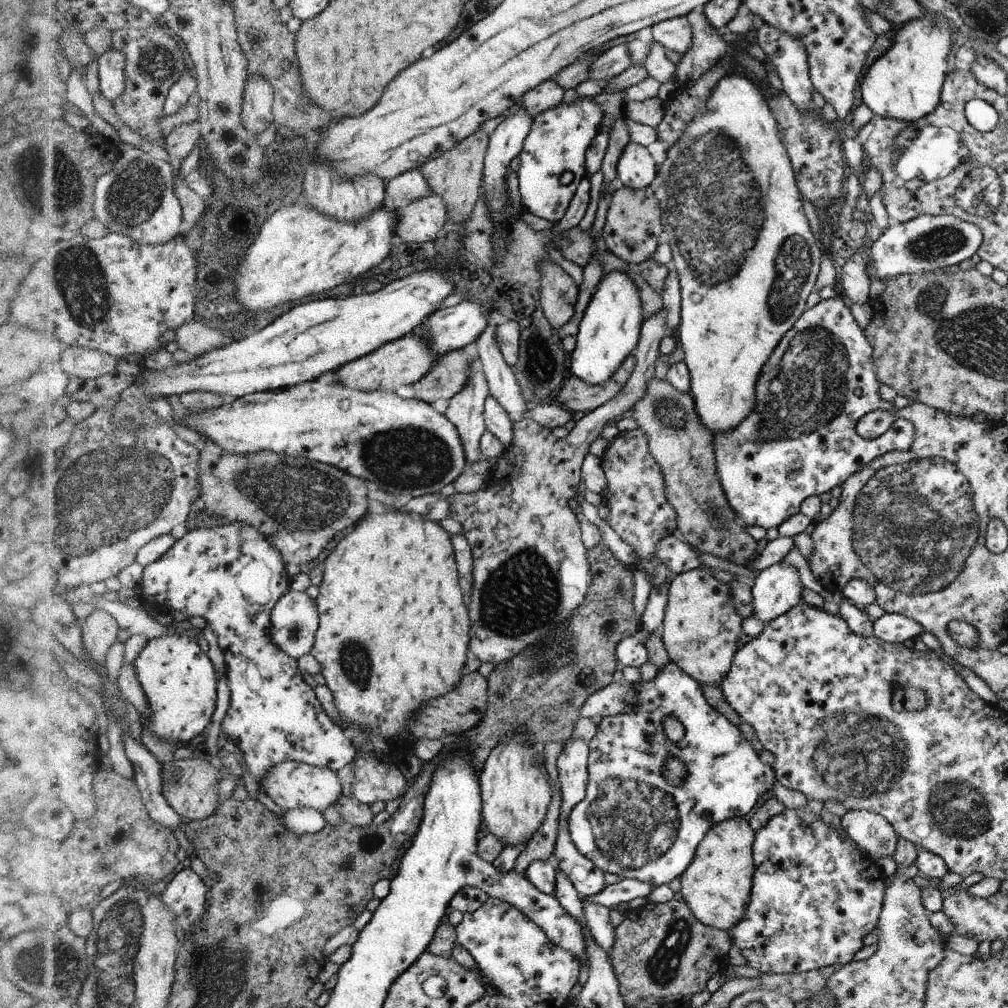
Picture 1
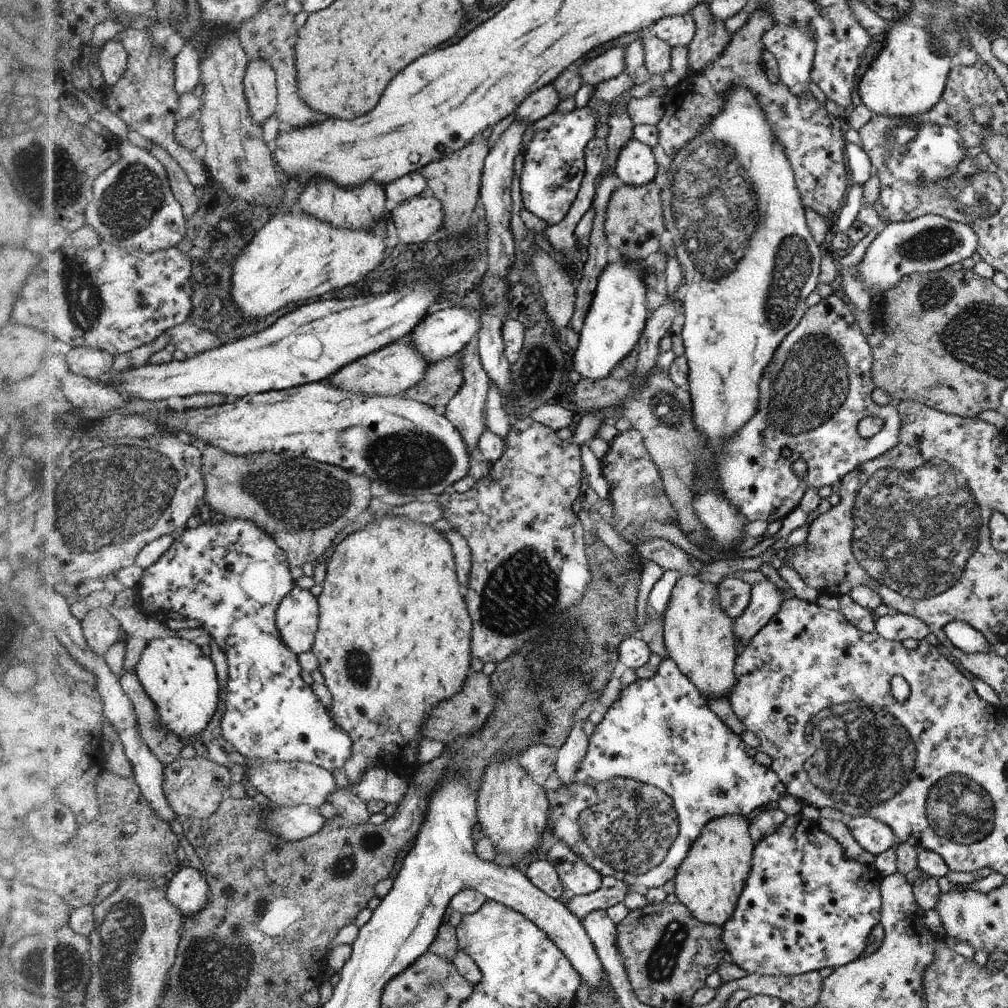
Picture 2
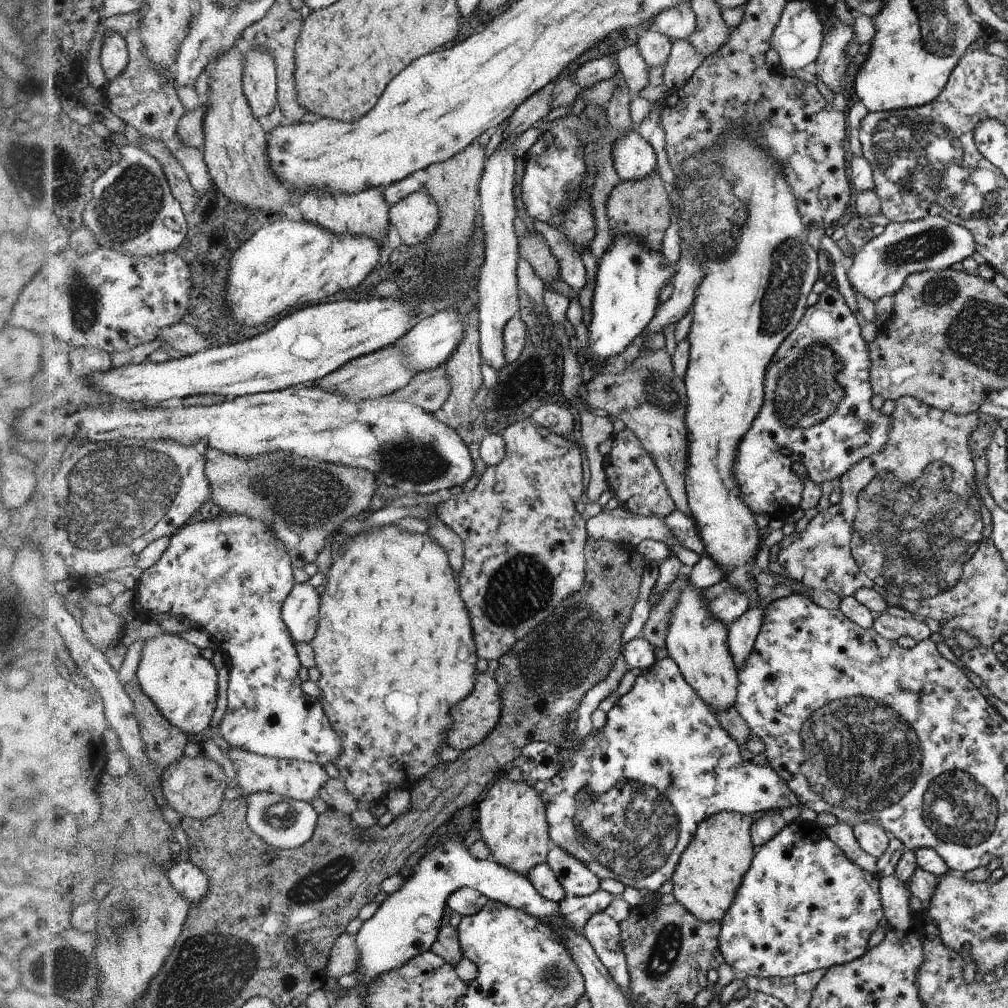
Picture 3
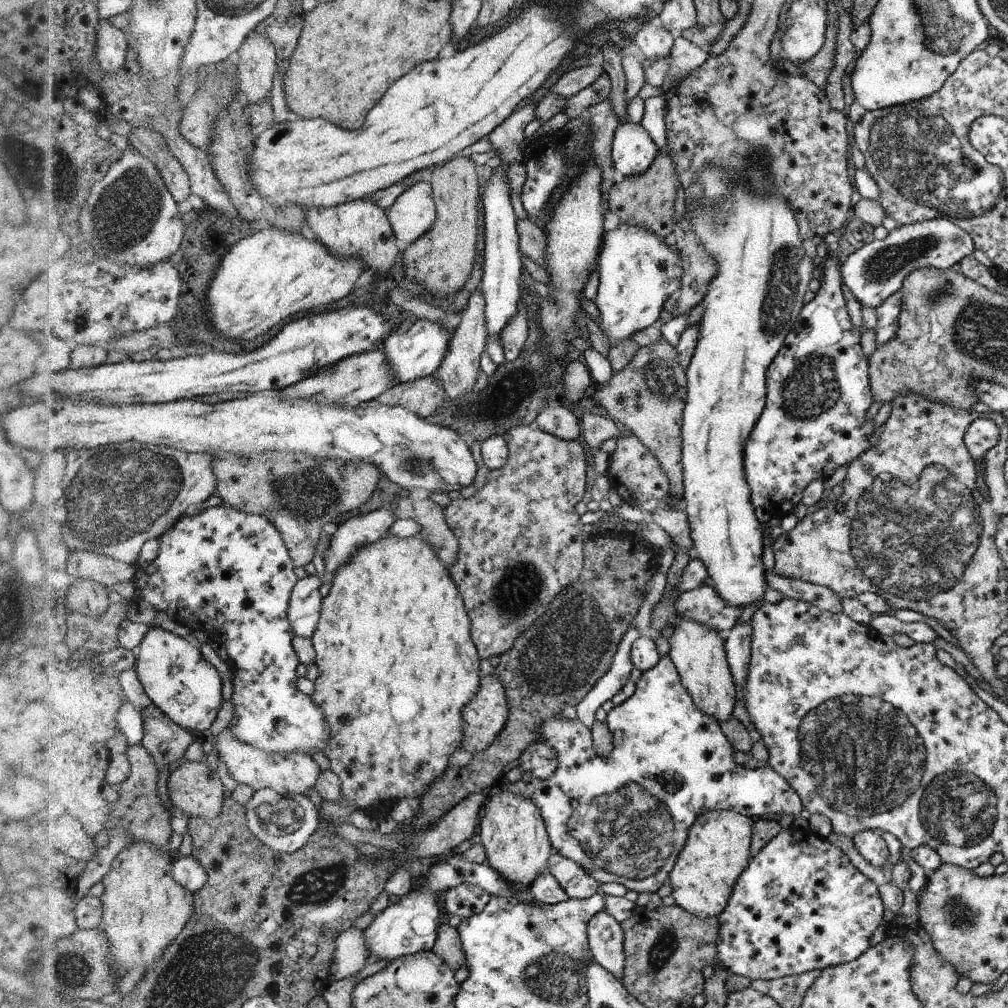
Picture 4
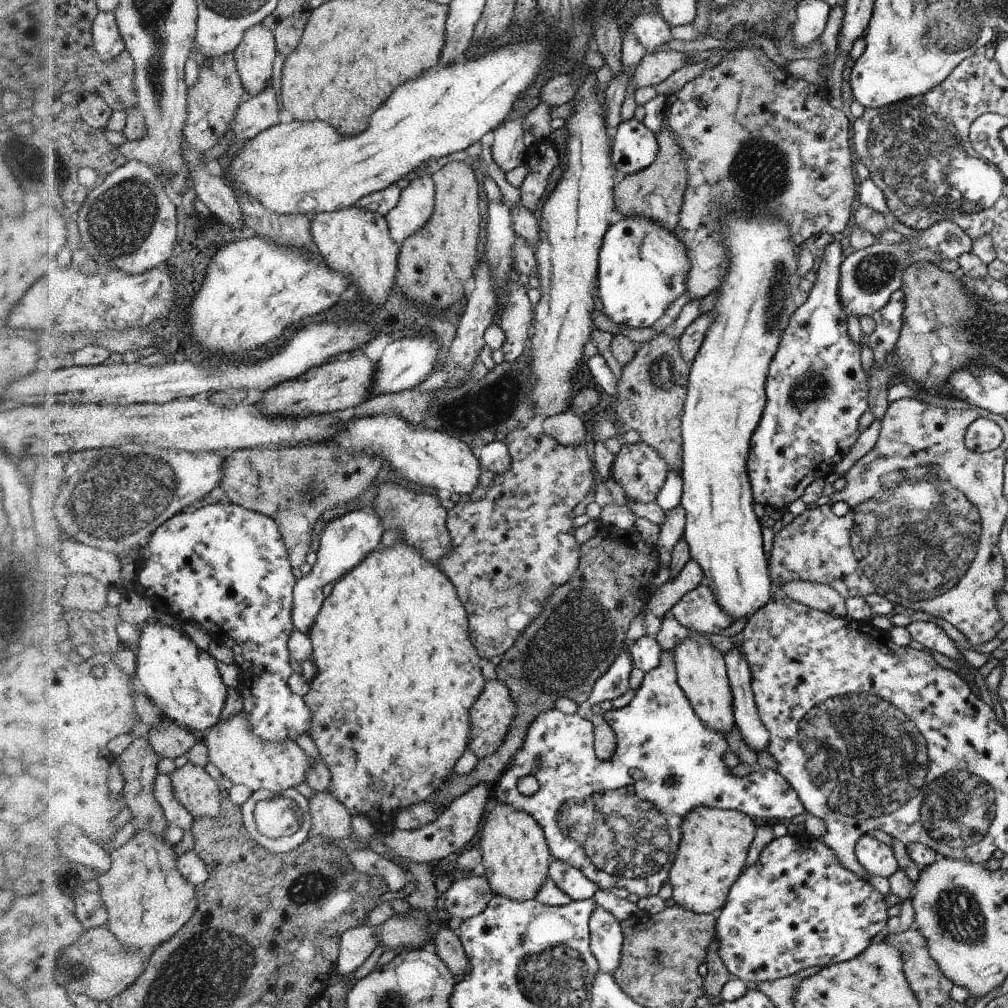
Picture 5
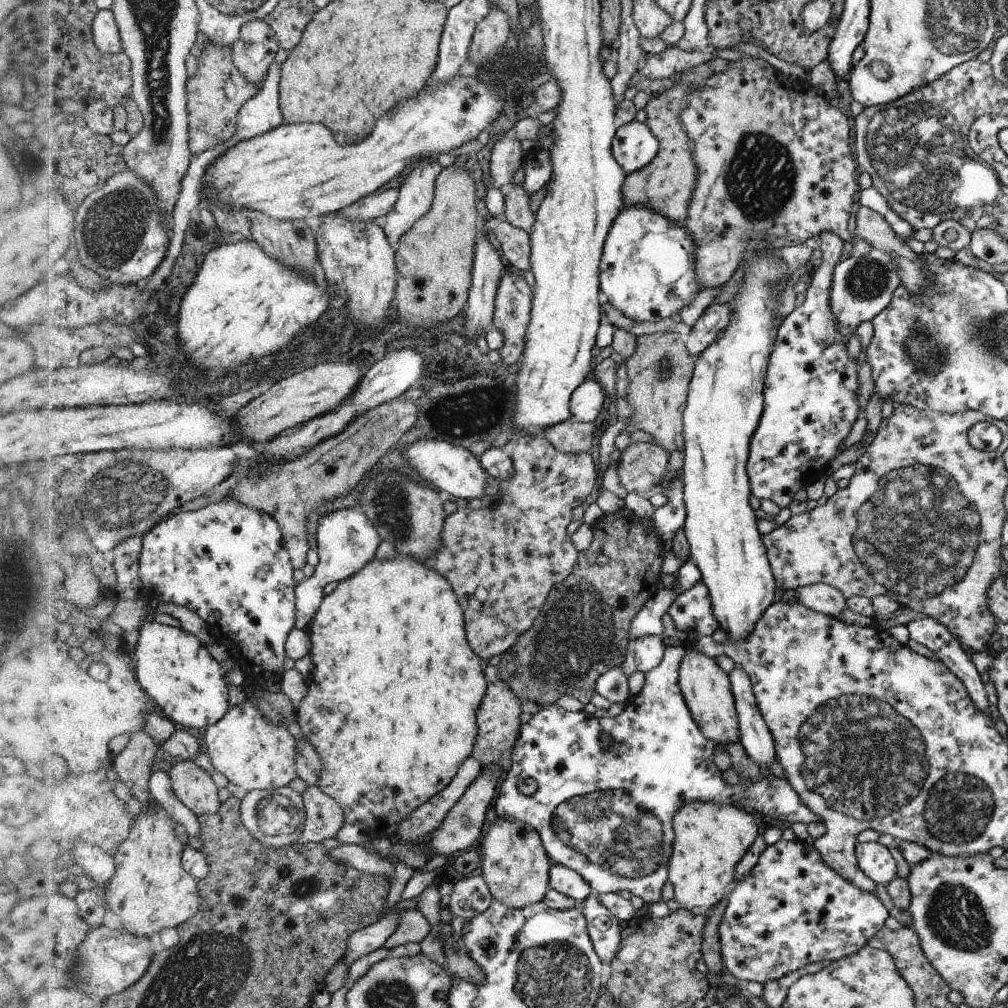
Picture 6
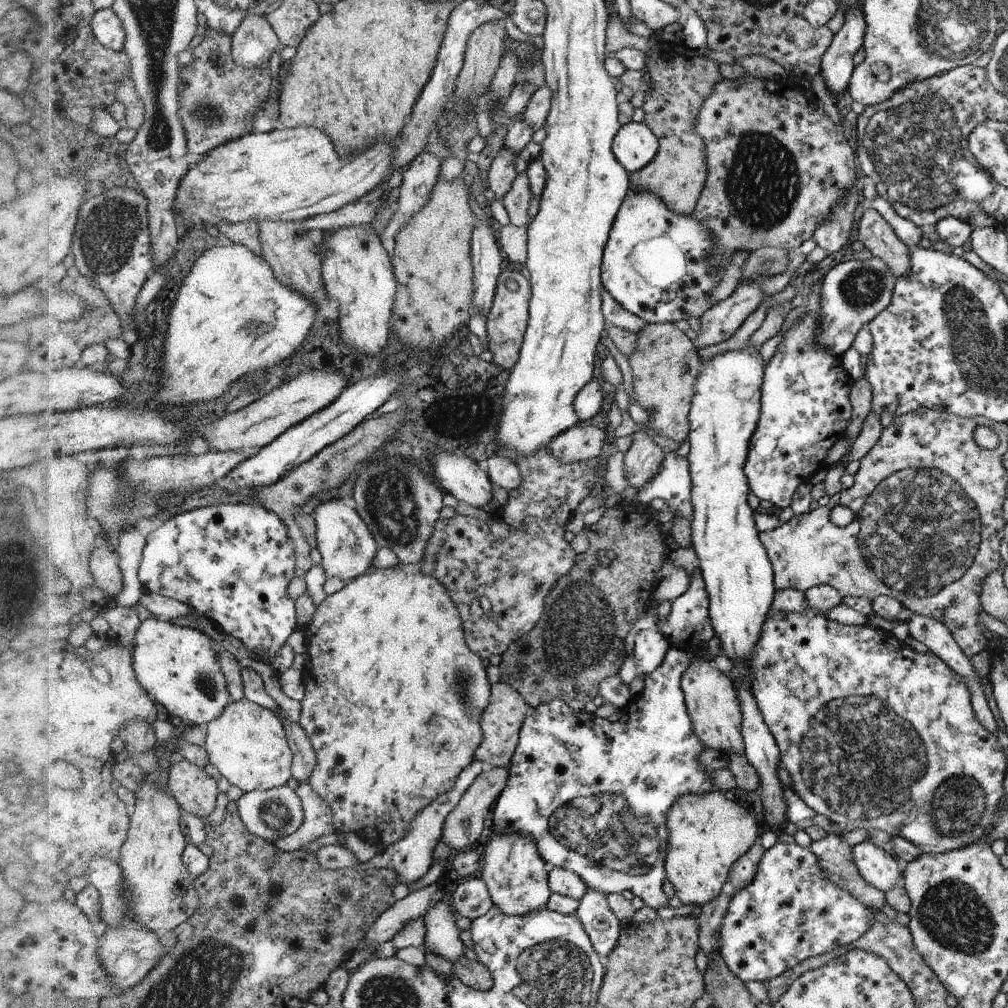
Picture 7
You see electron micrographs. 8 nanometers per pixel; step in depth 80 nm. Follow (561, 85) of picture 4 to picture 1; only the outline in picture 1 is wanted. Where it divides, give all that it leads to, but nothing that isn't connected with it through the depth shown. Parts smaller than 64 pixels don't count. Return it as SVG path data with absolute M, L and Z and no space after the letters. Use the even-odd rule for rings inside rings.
M627 44L616 45L591 61L590 79L609 81L612 77L622 74L630 65L632 65L630 48Z

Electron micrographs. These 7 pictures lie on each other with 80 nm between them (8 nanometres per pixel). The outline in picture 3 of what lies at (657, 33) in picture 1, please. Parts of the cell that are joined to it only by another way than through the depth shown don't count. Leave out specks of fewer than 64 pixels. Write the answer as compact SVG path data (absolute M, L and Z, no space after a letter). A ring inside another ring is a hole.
M680 4L678 8L668 8L662 15L654 20L654 28L668 36L672 43L678 40L687 40L696 29L696 16L691 6Z

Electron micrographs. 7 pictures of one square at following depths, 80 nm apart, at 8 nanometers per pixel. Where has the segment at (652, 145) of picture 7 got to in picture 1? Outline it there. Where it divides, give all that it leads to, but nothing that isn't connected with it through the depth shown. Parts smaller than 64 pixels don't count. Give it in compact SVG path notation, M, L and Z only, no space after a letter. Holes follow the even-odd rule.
M626 145L617 164L618 180L624 187L640 190L657 183L656 162L645 146Z

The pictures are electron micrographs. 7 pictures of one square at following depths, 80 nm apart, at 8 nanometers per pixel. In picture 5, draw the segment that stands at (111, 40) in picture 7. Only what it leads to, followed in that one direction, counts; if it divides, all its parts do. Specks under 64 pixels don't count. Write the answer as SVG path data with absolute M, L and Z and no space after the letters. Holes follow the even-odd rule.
M101 11L95 20L93 34L96 50L105 61L112 60L127 50L127 42L122 36L115 12Z

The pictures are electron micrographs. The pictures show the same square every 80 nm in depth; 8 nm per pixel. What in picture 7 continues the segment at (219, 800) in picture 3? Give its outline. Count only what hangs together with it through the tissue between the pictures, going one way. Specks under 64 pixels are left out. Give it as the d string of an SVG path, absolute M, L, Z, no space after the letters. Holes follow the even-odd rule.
M178 758L170 769L169 788L188 813L203 819L214 814L220 798L220 784L204 767Z

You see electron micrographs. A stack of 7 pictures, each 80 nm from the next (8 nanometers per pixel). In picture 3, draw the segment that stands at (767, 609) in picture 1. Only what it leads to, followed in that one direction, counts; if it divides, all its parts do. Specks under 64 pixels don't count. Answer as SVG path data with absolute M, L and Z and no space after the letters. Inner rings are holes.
M768 604L758 607L750 607L740 618L734 620L730 626L730 646L732 657L735 658L736 669L744 666L744 662L751 656L752 648L758 639L762 618Z

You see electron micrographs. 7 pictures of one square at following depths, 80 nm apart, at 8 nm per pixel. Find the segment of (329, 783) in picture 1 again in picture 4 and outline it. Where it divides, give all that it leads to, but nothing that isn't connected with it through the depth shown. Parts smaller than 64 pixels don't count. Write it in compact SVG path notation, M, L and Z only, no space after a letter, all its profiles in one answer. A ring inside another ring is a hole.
M230 727L215 735L217 737L215 748L218 749L219 758L227 766L231 777L239 784L250 786L254 791L272 788L280 792L285 798L292 794L308 796L309 790L316 788L316 780L323 775L320 766L308 754L302 754L302 752L292 752L292 754L266 752L248 744L248 742L242 742Z

